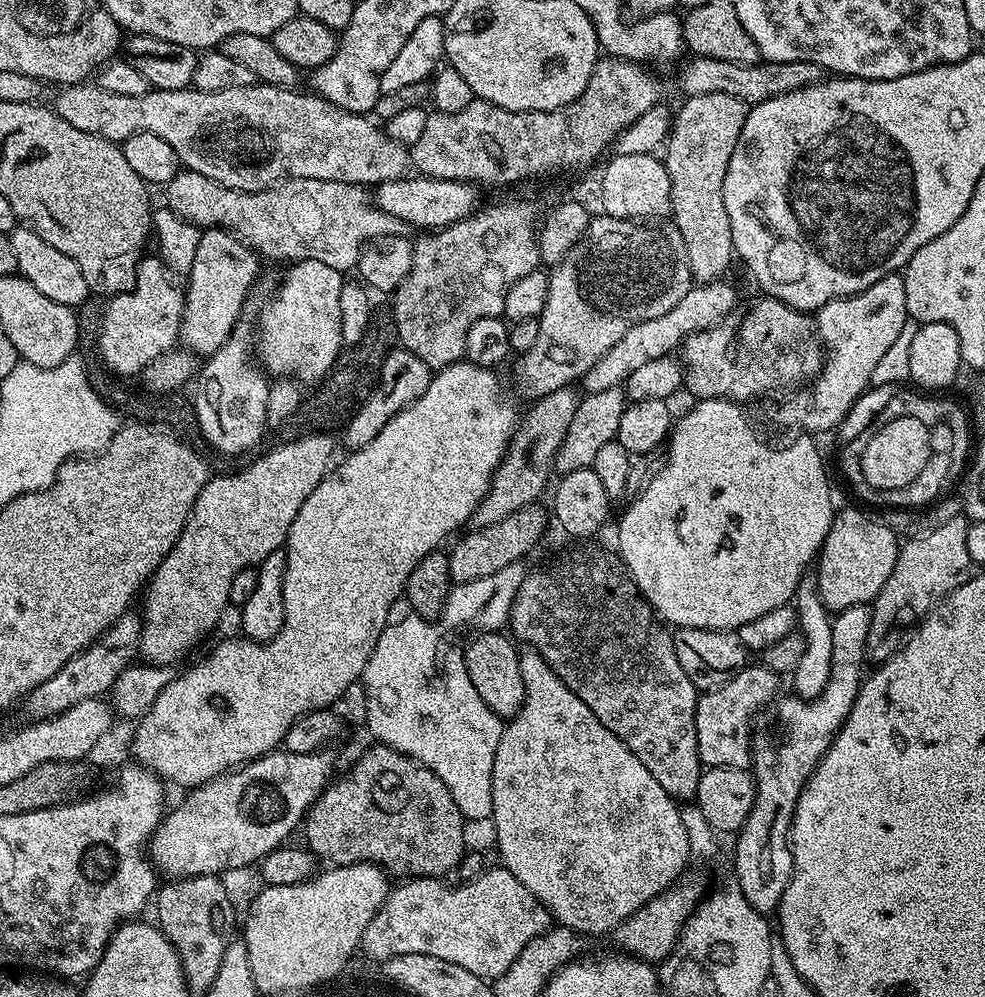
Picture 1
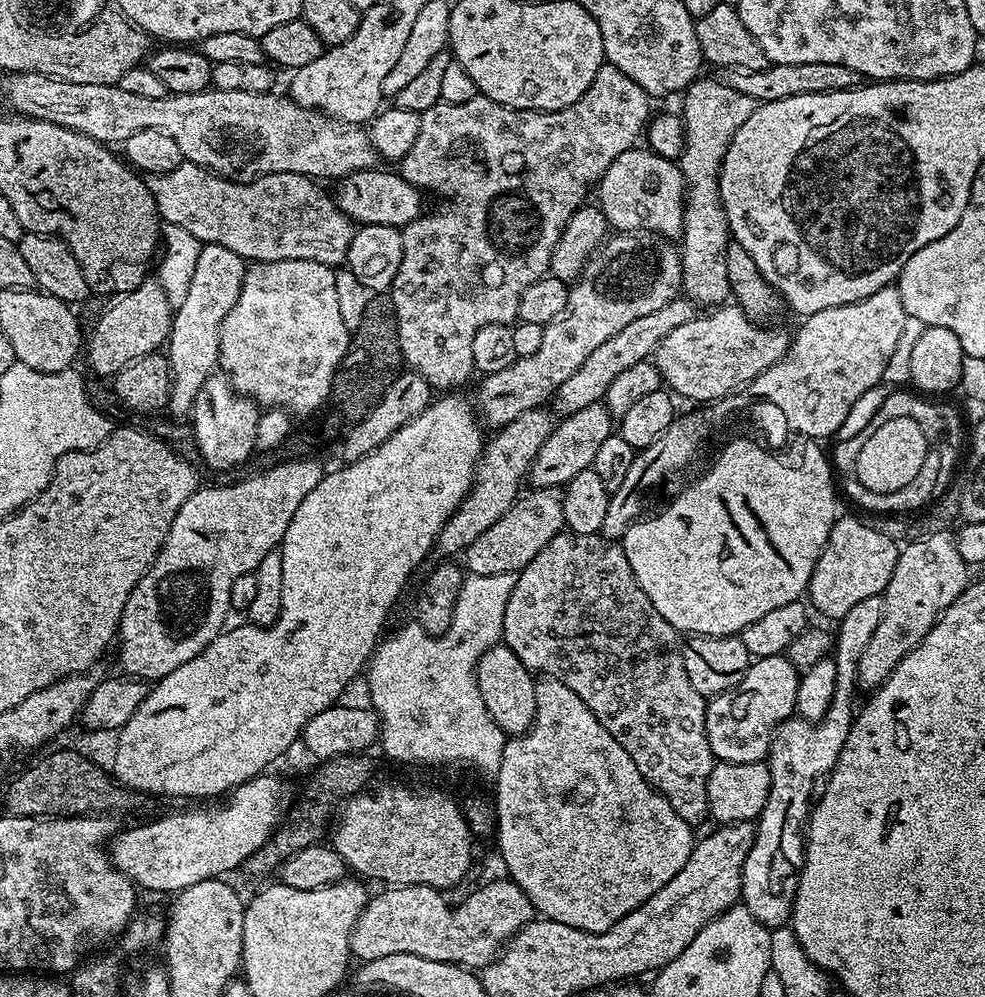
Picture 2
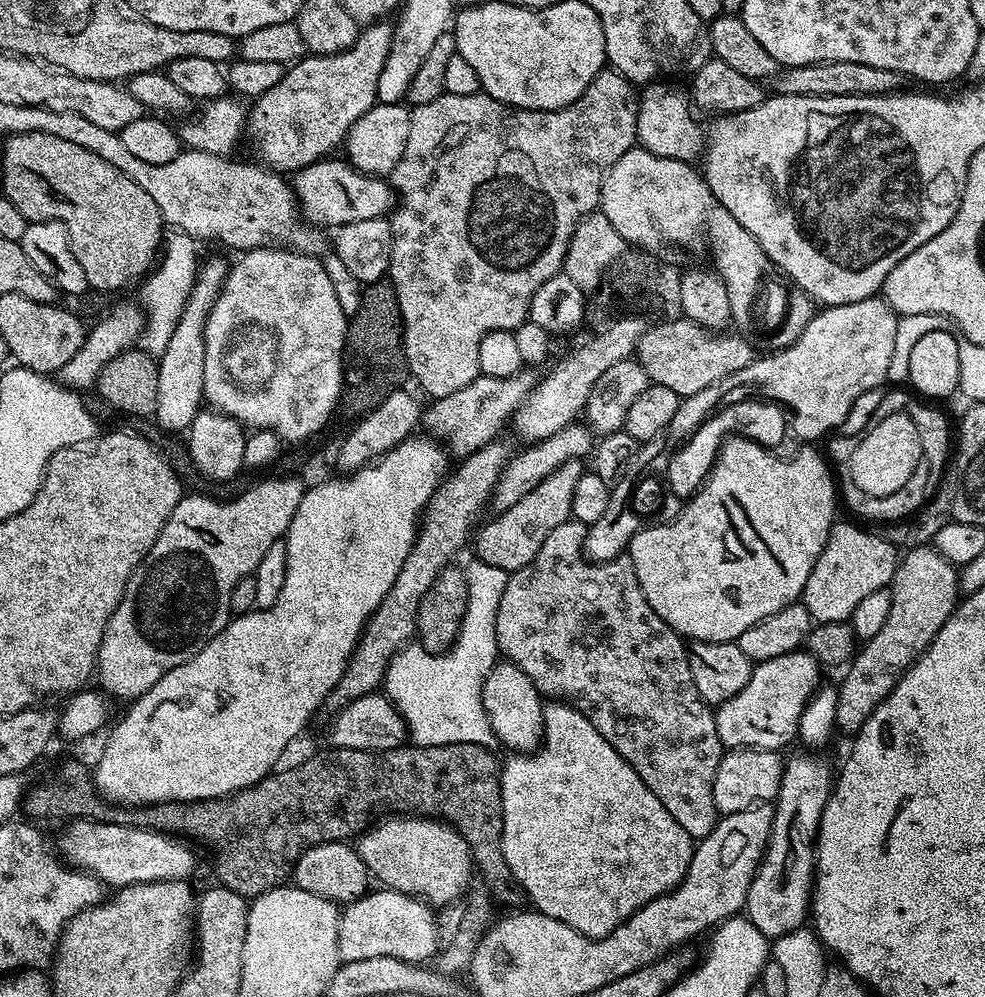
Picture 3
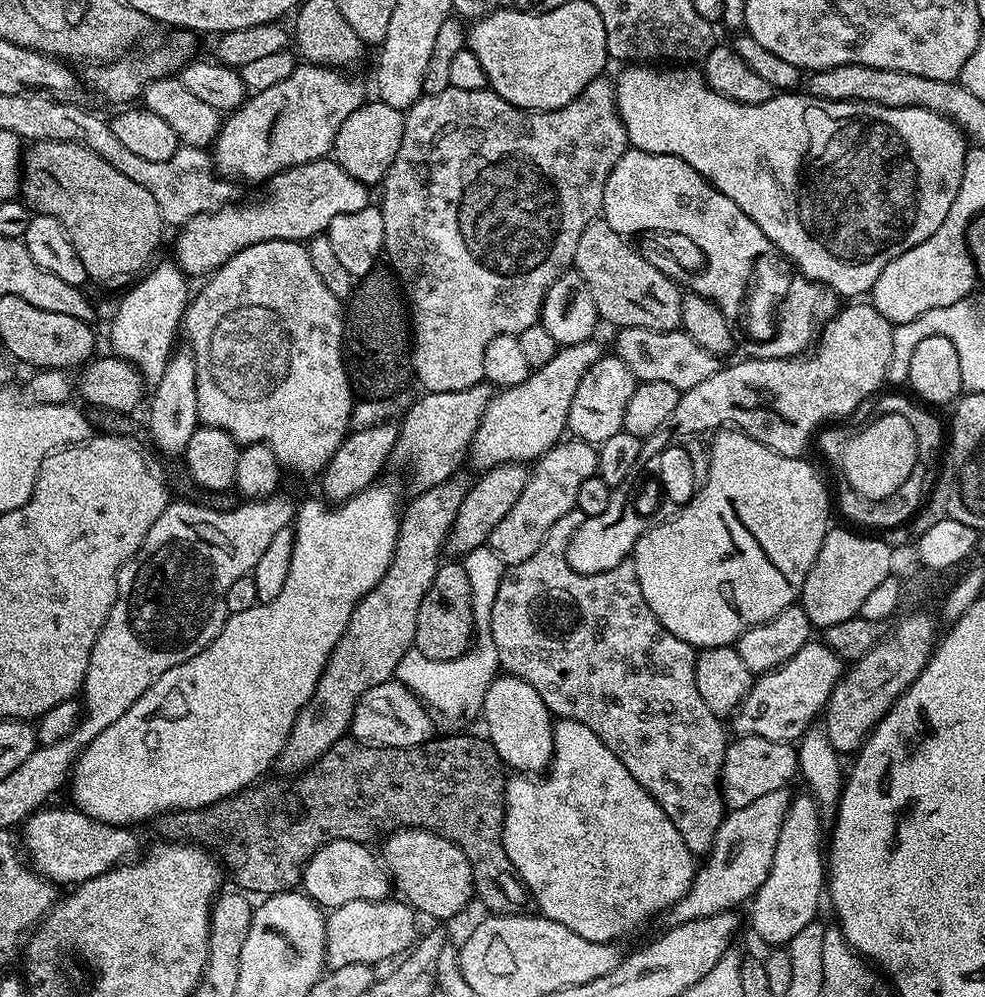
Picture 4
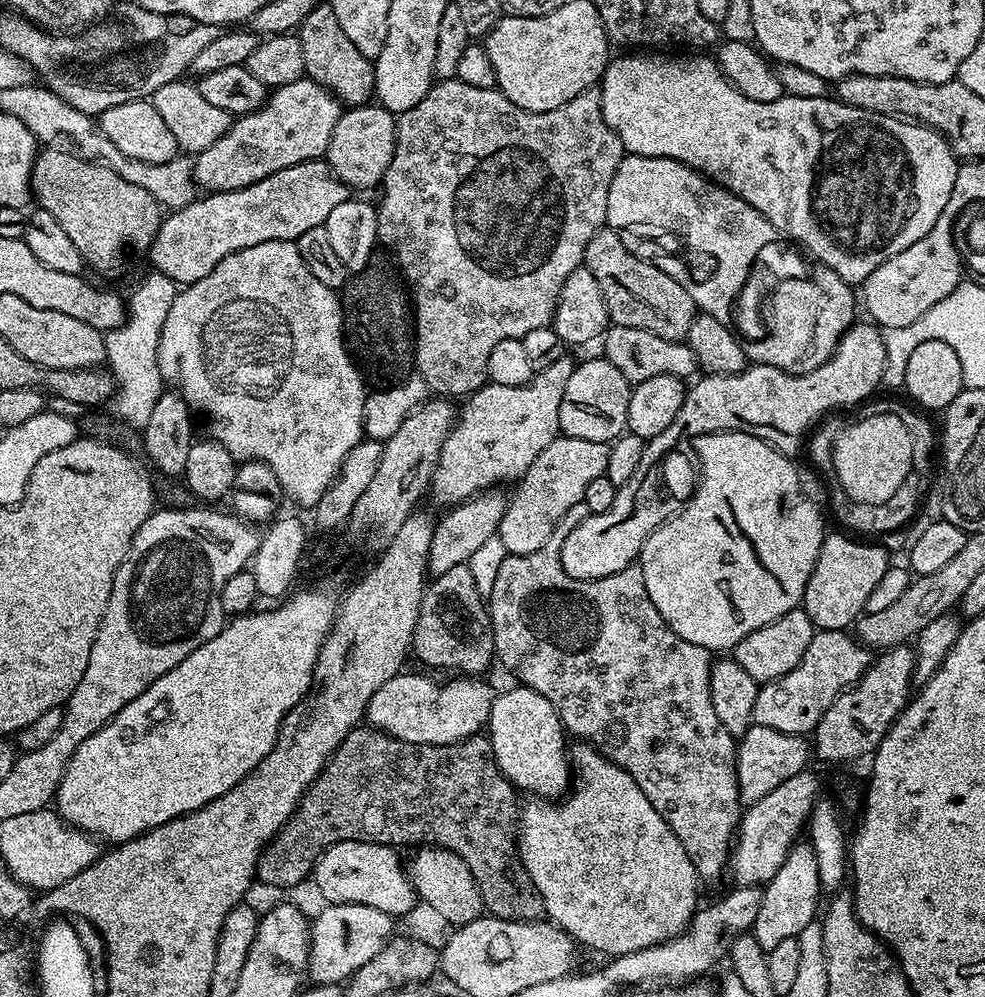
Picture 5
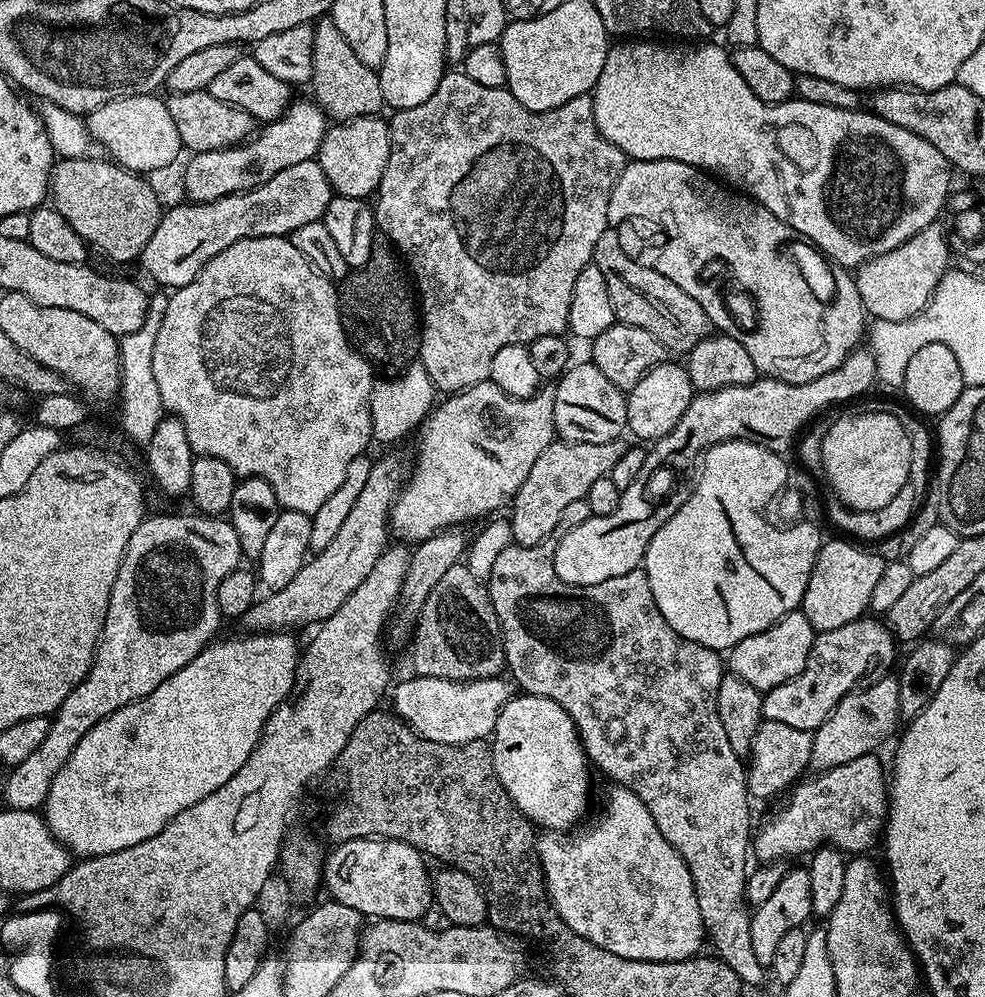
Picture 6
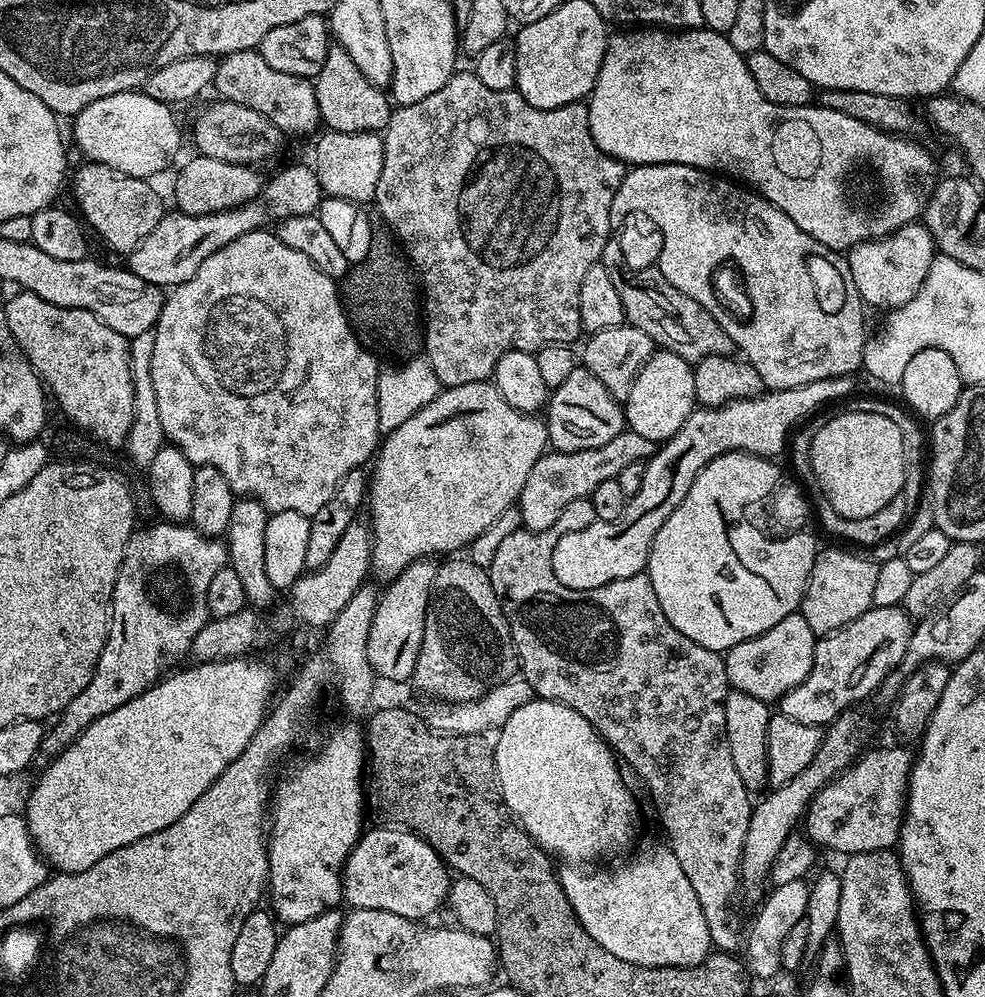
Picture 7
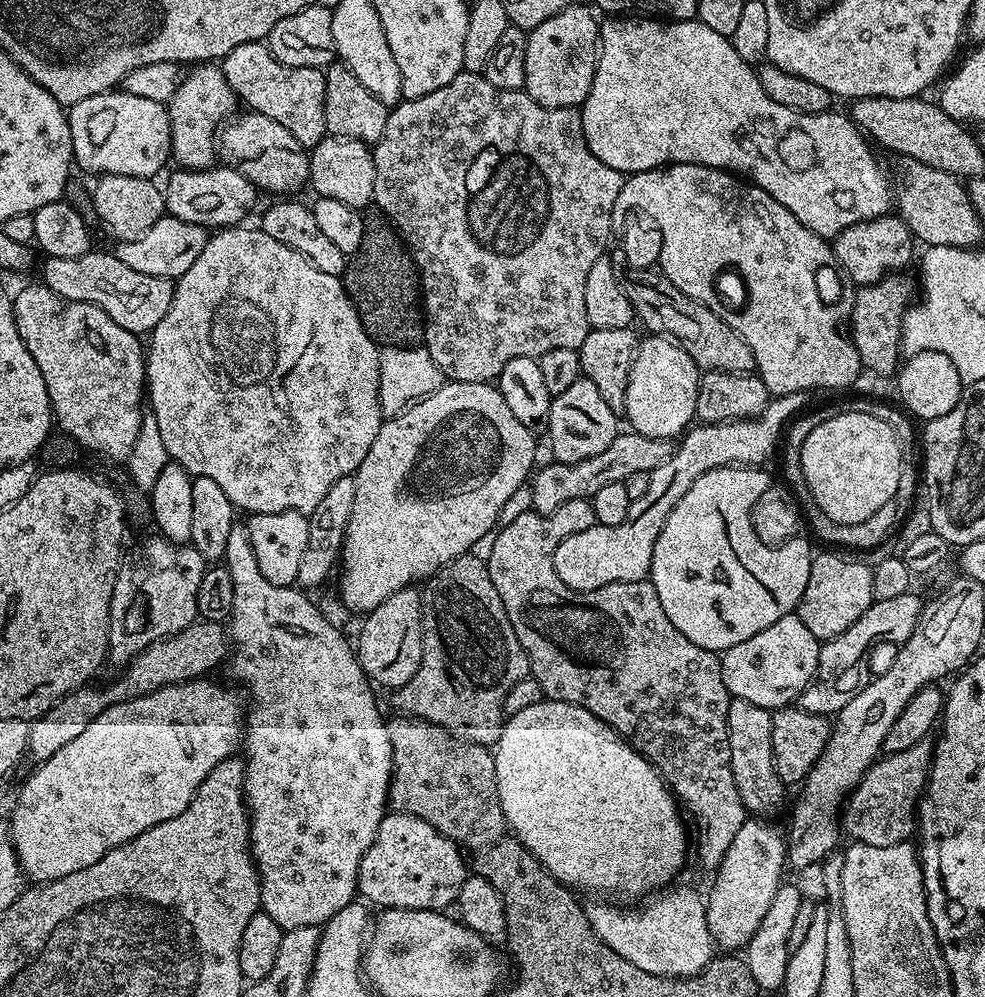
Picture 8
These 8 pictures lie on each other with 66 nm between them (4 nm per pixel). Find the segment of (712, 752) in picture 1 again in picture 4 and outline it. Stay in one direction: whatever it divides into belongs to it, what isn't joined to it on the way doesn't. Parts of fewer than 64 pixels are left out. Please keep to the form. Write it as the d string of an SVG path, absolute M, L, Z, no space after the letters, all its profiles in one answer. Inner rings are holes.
M816 638L809 639L808 644L802 646L802 650L798 650L798 654L794 654L794 658L790 658L782 666L778 666L774 670L759 673L753 679L752 688L744 695L744 701L741 702L740 707L734 713L737 728L735 731L742 736L770 738L774 742L792 744L799 741L800 735L821 719L830 694L845 671L845 665L840 657L834 654L834 650L830 650L828 644Z

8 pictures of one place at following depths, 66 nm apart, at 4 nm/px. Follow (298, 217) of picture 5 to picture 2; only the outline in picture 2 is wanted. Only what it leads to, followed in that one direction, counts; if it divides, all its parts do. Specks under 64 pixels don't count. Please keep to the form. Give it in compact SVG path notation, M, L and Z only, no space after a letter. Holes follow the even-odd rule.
M369 170L366 172L352 172L343 177L334 191L334 199L348 219L357 225L377 224L378 226L390 226L403 229L410 222L414 222L425 211L425 193L416 188L399 171L380 172L381 170Z

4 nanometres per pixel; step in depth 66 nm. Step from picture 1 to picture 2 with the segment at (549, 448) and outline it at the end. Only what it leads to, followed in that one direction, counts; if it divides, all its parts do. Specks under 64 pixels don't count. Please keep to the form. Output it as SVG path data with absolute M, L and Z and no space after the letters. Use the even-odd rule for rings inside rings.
M543 407L530 410L514 422L510 422L505 428L499 429L496 436L487 441L484 445L483 452L480 453L480 460L476 464L476 474L474 483L469 492L464 495L464 501L456 507L456 513L442 526L439 536L436 537L434 545L435 551L441 552L441 557L452 558L455 554L463 553L464 549L474 542L474 538L479 538L485 530L490 530L506 510L516 503L521 495L522 487L525 483L530 466L542 450L542 442L551 434L554 427L554 420L544 413Z

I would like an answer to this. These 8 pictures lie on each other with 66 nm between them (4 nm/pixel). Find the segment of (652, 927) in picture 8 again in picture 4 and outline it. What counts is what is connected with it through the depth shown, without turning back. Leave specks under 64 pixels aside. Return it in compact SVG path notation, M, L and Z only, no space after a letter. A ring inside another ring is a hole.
M557 719L552 725L552 763L543 774L516 774L507 781L504 790L504 845L506 858L510 858L512 871L520 877L520 881L528 888L529 897L537 904L539 915L550 918L554 922L562 922L566 930L574 930L574 934L582 934L595 944L610 944L623 941L623 936L636 932L651 916L659 912L667 913L690 890L692 880L696 877L698 867L692 851L686 846L682 834L678 834L678 826L666 818L662 806L648 791L640 785L618 762L618 758L601 742L598 734L590 730L590 726L582 726L582 722Z

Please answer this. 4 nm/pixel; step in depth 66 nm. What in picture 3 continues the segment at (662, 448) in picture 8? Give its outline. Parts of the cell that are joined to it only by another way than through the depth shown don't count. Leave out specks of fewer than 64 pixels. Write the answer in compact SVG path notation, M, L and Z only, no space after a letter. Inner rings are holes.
M581 461L566 462L558 466L554 474L542 478L542 482L538 482L538 486L534 486L534 490L530 490L526 498L514 502L510 510L493 515L493 520L484 529L481 527L475 533L475 559L485 560L490 566L498 566L509 574L526 566L526 562L530 562L534 554L538 554L542 542L546 542L546 537L550 535L550 530L562 526L562 522L571 517L574 485L577 484L578 478L584 476L585 471L585 465Z

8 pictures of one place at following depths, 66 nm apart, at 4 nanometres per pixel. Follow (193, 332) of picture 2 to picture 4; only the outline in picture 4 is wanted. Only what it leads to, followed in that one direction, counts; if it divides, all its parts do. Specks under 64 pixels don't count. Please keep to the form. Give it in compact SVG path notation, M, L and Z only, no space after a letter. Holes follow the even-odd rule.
M173 351L166 362L166 370L162 379L151 389L148 408L148 432L160 452L168 456L183 457L186 446L190 446L190 438L194 438L200 424L198 418L198 394L196 393L196 363L191 351Z

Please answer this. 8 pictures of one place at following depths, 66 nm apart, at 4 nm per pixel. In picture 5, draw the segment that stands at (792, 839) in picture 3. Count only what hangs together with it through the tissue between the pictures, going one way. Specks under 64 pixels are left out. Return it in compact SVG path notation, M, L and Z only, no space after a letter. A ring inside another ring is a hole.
M797 842L788 851L786 862L782 862L778 874L763 885L764 897L762 898L762 910L758 910L758 918L752 924L750 932L756 941L765 950L778 946L778 942L786 938L797 938L802 929L809 927L812 920L817 919L816 903L822 897L820 879L818 878L818 858L814 858L814 850L811 843Z

